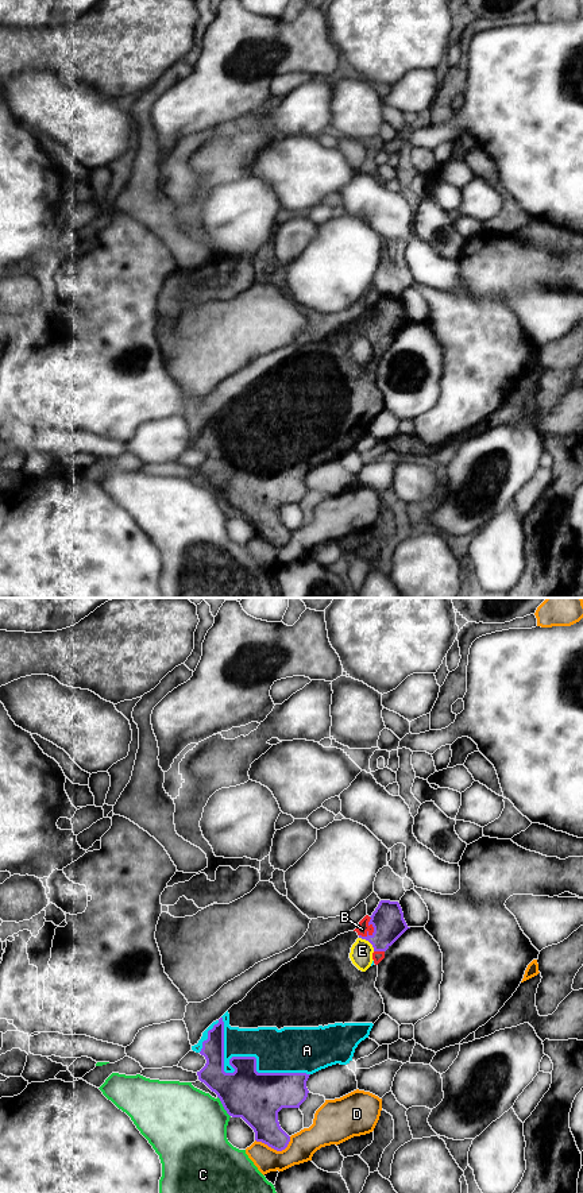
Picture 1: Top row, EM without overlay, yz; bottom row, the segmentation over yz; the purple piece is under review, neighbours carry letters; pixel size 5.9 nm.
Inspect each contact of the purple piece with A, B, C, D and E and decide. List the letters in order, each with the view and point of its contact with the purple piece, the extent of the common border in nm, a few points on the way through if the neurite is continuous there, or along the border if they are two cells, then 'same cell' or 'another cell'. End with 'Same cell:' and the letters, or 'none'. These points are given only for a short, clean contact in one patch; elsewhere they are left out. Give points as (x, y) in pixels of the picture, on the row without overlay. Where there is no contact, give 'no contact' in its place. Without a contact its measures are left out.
A: yz (238, 452) | 650 nm | same cell
B: yz (374, 325) | 140 nm | across yz (387, 316), (374, 325), (362, 324) | same cell
C: yz (223, 501) | 150 nm | along yz (217, 491), (230, 512) | another cell
D: yz (275, 544) | 220 nm | another cell
E: yz (369, 336) | 130 nm | another cell
Same cell: A, B

